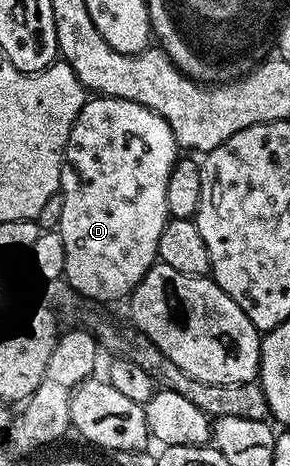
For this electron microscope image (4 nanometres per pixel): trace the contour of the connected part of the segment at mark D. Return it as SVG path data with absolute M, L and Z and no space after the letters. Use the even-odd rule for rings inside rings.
M97 95L95 98L85 99L78 118L74 118L74 126L70 126L70 138L64 147L64 161L60 167L60 190L58 195L62 198L62 218L58 231L62 238L62 246L66 246L66 266L63 279L70 287L88 300L109 302L131 297L132 291L142 282L142 278L152 269L158 260L158 238L162 238L162 230L168 225L169 214L166 206L166 182L170 180L170 170L178 159L178 145L170 126L154 110L142 106L138 102L118 100L114 96Z

